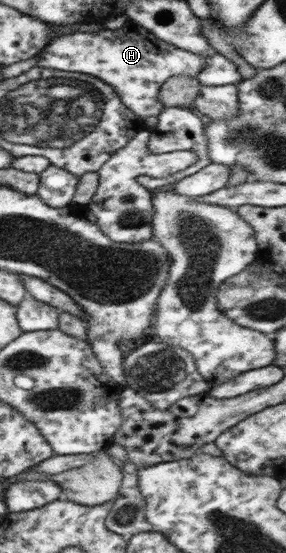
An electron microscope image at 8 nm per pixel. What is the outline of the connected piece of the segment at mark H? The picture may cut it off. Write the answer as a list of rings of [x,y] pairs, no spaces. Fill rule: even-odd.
[[[129,21],[119,30],[101,30],[99,34],[75,32],[71,36],[53,38],[53,42],[49,42],[40,55],[36,65],[41,68],[83,72],[109,84],[122,103],[142,122],[147,116],[157,116],[164,109],[158,96],[161,86],[169,78],[196,78],[206,65],[205,58],[148,35],[141,26]]]

